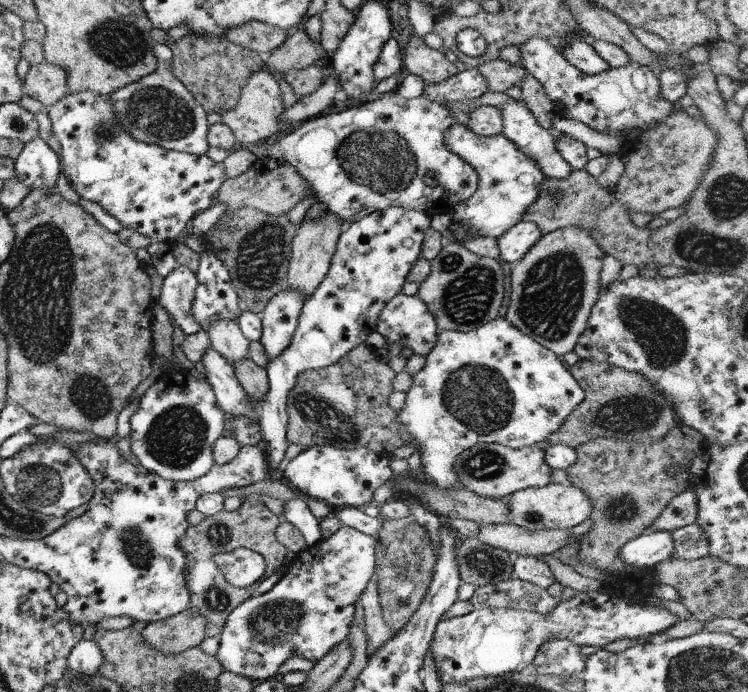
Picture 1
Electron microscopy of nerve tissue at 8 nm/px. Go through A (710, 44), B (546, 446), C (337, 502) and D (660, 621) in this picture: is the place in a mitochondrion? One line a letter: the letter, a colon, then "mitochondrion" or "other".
A: other
B: other
C: other
D: other

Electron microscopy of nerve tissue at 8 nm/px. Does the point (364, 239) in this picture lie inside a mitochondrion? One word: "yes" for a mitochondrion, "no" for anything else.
no

